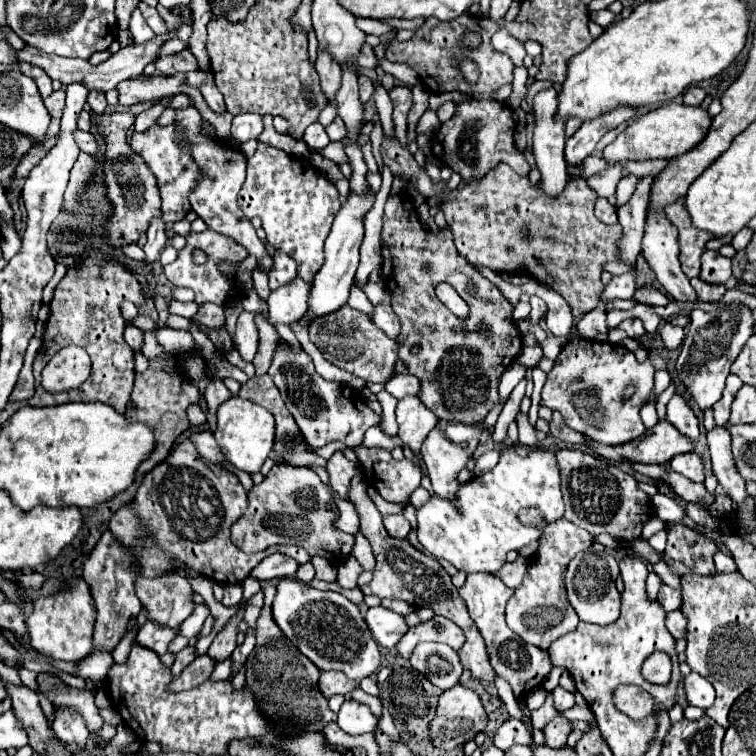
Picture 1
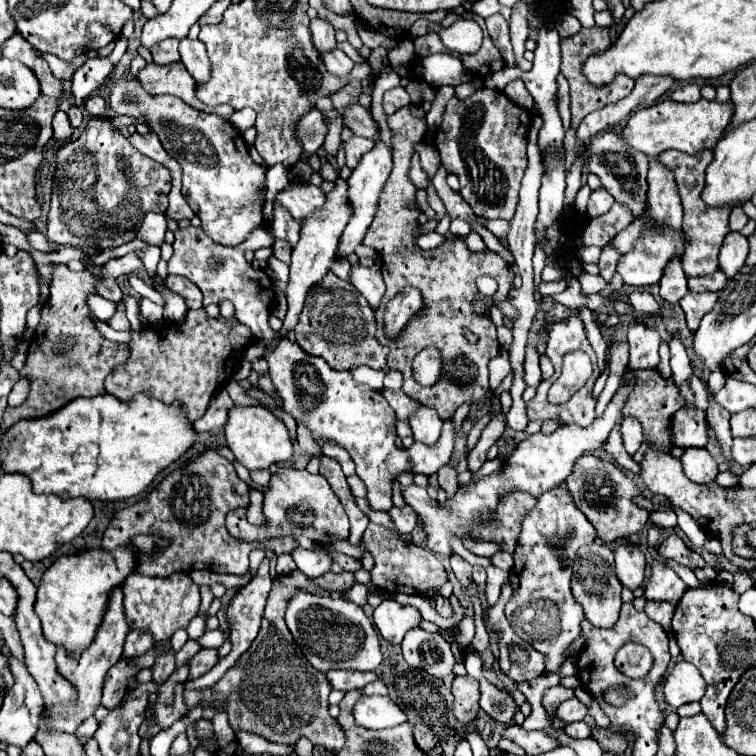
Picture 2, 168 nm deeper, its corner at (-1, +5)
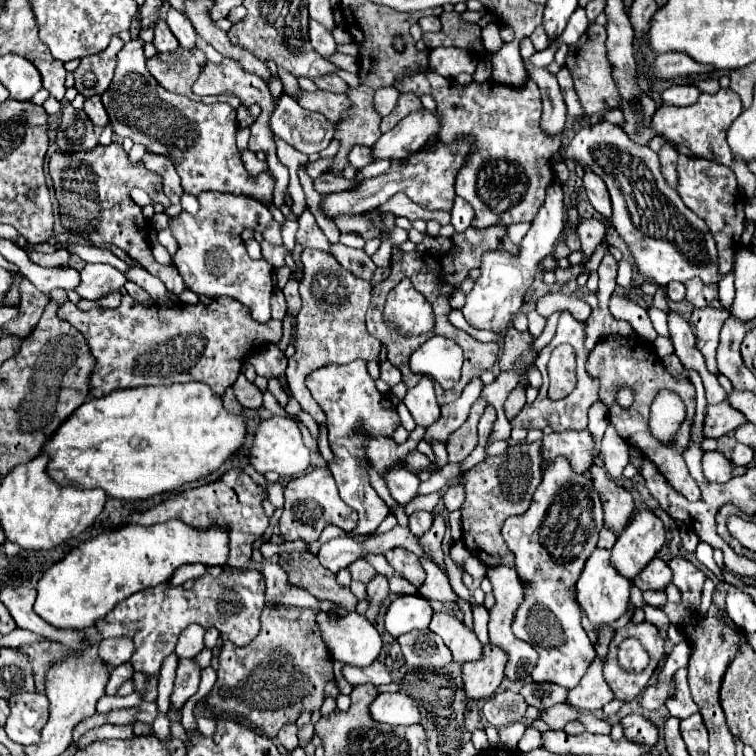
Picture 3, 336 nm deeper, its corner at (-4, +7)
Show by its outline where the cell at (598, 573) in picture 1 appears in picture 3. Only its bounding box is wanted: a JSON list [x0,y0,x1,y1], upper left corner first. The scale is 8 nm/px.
[576,547,630,623]

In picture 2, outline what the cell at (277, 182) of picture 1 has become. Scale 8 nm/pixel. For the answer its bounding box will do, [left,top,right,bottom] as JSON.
[275,181,325,223]

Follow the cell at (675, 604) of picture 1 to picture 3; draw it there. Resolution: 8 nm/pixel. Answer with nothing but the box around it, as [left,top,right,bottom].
[634,557,672,591]

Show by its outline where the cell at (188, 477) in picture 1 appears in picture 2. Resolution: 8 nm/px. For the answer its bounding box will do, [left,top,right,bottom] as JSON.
[103,451,297,577]

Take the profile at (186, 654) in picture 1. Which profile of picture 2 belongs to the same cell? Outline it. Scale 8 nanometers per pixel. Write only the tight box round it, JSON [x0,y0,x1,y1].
[151,653,175,685]

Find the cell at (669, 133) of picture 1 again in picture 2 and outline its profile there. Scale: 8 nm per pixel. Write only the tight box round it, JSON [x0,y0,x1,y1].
[621,99,733,157]

